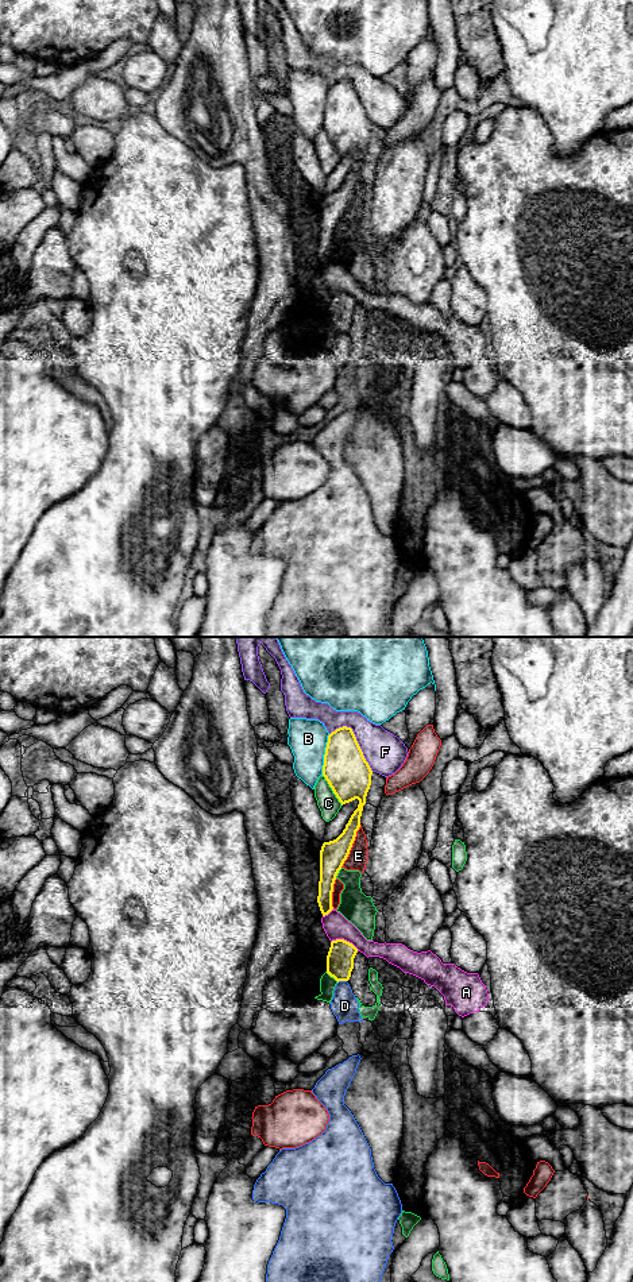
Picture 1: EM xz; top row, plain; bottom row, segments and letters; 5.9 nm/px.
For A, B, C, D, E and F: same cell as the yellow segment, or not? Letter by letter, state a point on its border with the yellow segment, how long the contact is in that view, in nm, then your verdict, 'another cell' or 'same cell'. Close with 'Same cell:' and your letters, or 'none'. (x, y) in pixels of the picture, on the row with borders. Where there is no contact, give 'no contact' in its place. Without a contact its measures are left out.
A: xz (343, 939) | 180 nm | another cell
B: xz (324, 755) | 260 nm | another cell
C: xz (332, 790) | 220 nm | another cell
D: xz (342, 980) | 60 nm | another cell
E: xz (351, 846) | 280 nm | another cell
F: xz (355, 740) | 340 nm | another cell
Same cell: none

